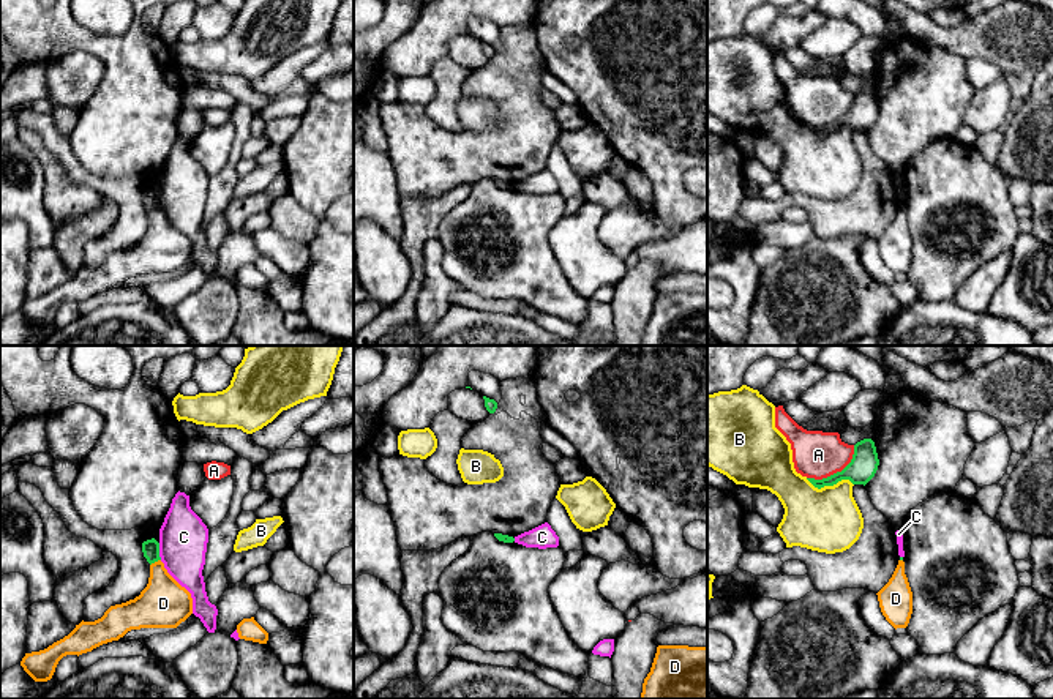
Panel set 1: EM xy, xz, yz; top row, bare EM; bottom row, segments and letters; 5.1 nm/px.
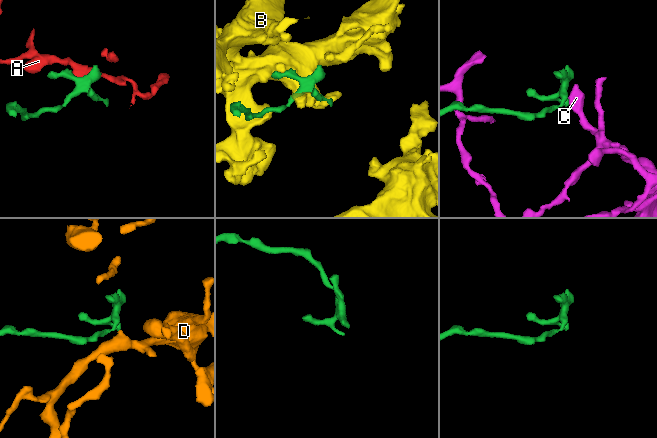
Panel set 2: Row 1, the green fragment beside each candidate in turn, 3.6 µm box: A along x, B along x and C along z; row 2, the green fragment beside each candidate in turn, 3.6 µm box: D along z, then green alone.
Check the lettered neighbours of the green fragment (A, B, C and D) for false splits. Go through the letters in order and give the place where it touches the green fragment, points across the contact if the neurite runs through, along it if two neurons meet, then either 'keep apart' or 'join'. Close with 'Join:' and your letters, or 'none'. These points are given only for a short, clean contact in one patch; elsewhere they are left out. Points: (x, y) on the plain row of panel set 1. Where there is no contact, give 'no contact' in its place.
A: meets green in yz at (837, 119); border along yz (854, 92), (851, 106), (840, 117), (821, 125), (807, 125); keep apart
B: meets green in yz at (829, 131); keep apart
C: meets green in xy at (158, 198); border along xy (158, 190), (158, 202), (161, 205); keep apart
D: meets green in xy at (155, 207); runs through xy (150, 194), (155, 207), (163, 250); join
Join: D

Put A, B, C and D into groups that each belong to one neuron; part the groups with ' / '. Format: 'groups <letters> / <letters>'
groups A / B / C / D

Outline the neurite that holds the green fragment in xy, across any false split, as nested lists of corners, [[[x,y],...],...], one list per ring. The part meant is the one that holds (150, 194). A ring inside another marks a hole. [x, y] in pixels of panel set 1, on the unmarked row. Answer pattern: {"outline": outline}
{"outline": [[[155,185],[144,188],[142,199],[150,210],[150,224],[141,241],[111,252],[95,268],[82,267],[68,282],[47,295],[25,300],[21,312],[35,328],[51,327],[58,308],[66,301],[79,303],[92,298],[103,290],[118,287],[131,276],[177,275],[193,260],[191,240],[164,215],[159,189]]]}

